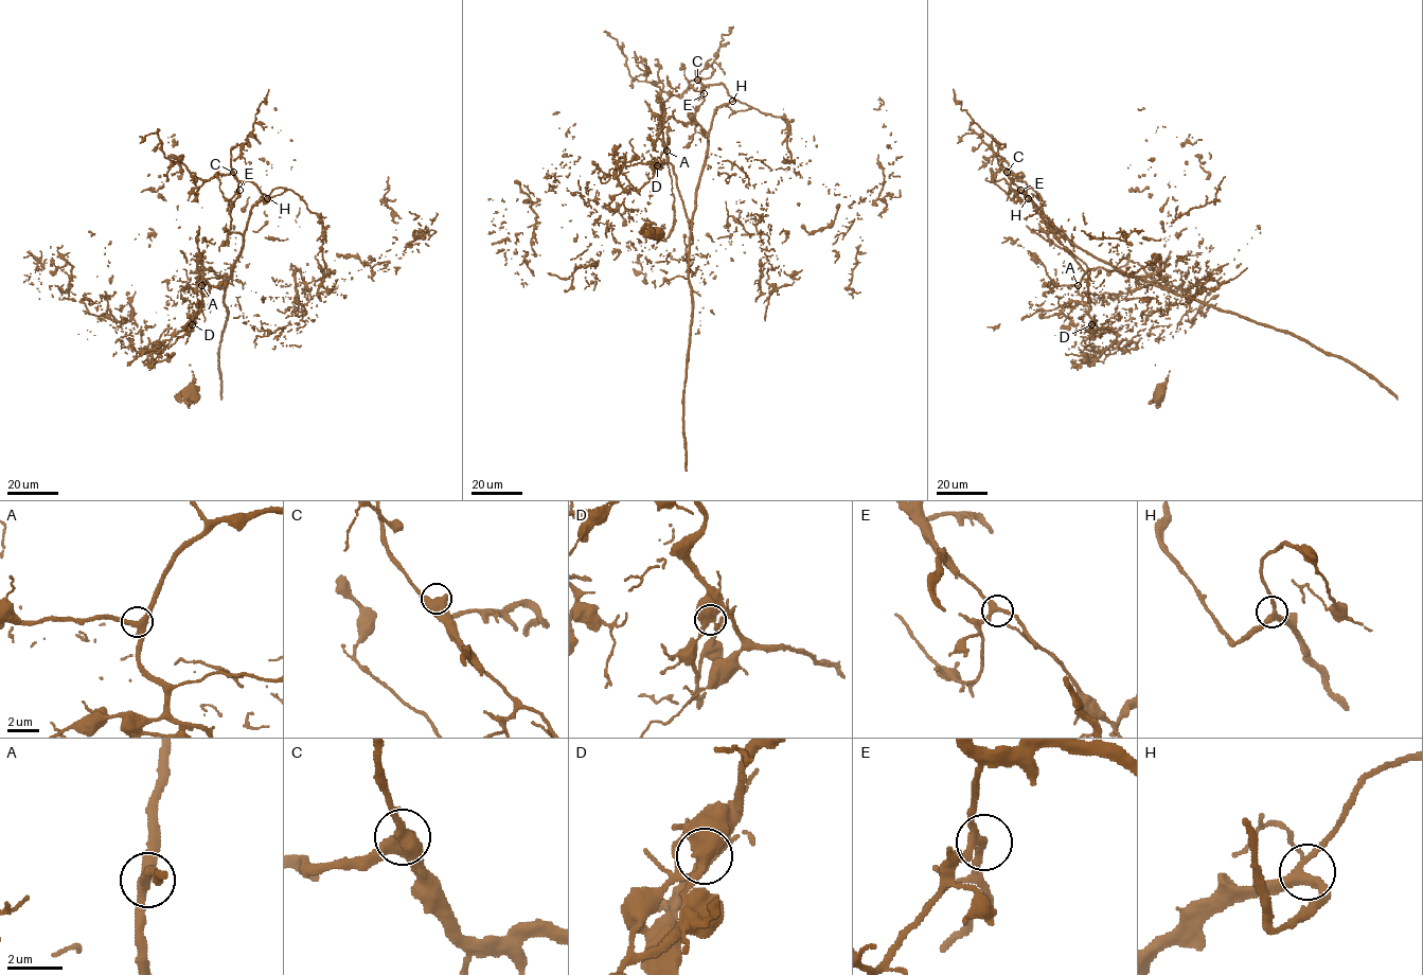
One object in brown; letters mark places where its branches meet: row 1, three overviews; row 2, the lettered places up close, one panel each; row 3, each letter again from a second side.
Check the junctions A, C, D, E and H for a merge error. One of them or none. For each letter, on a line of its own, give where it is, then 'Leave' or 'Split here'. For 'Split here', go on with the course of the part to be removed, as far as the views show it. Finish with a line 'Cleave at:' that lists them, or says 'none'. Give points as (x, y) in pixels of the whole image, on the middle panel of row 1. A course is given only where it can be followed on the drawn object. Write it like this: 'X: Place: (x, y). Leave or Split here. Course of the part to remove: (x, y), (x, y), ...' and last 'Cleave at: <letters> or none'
A: Place: (666, 151). Leave
C: Place: (697, 80). Leave
D: Place: (657, 165). Split here. Course of the part to remove: (657, 165), (665, 152), (692, 237), (707, 133), (733, 100), (722, 84), (678, 96), (634, 78), (605, 31)
E: Place: (704, 93). Leave
H: Place: (732, 101). Leave
Cleave at: D

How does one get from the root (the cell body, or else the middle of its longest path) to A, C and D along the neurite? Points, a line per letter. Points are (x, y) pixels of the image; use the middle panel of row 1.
A: (654, 234), (657, 243), (622, 202), (616, 210), (608, 205), (616, 195), (647, 182), (666, 161), (666, 151)
C: (654, 234), (608, 205), (647, 182), (665, 152), (692, 237), (707, 133), (733, 100), (697, 80)
D: (654, 234), (657, 243), (629, 216), (622, 202), (616, 210), (608, 205), (622, 192), (640, 190), (657, 165)

